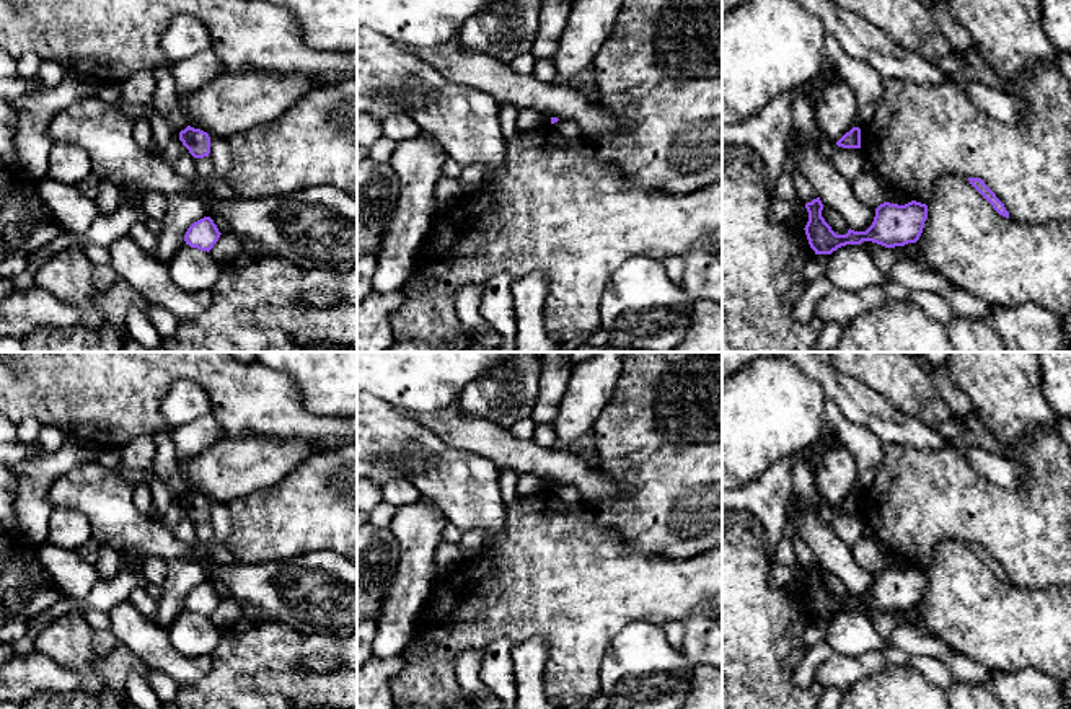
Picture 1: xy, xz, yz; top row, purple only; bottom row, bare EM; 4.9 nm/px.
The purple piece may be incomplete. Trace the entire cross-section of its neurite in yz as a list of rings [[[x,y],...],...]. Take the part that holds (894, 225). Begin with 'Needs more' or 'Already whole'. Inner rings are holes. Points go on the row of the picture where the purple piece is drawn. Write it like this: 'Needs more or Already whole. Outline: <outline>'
Already whole. Outline: [[[820,197],[805,204],[809,222],[805,235],[815,254],[831,254],[846,244],[861,244],[872,241],[885,248],[916,243],[923,233],[928,218],[928,205],[911,200],[905,205],[884,202],[875,209],[872,225],[866,231],[848,230],[846,235],[836,235],[822,217],[823,204]]]

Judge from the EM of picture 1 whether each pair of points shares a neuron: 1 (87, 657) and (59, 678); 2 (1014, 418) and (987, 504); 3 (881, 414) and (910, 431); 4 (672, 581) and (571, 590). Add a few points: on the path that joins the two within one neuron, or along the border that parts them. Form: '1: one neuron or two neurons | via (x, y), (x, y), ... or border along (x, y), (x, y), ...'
1: two neurons | border along (36, 651), (67, 669), (98, 673), (103, 690)
2: two neurons | border along (978, 418), (1004, 444), (1014, 444), (1040, 427)
3: one neuron | via (887, 421), (903, 431)
4: one neuron | via (647, 585), (595, 585)

